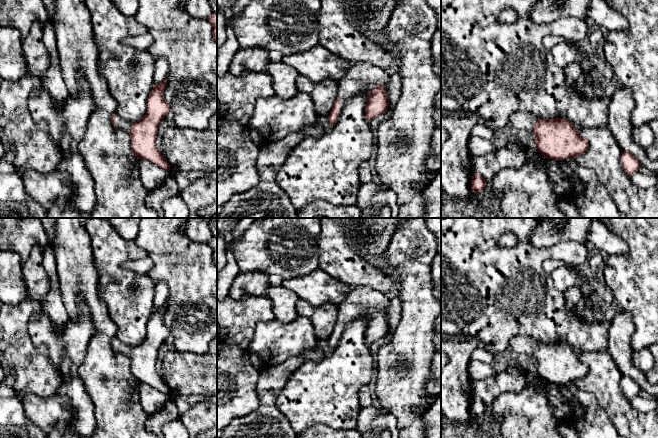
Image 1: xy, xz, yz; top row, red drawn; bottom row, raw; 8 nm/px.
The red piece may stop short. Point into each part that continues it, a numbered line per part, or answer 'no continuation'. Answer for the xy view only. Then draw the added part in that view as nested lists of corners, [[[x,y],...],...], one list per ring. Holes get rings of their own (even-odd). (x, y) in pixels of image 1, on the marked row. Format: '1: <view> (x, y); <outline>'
1: xy (121, 123); [[[116,114],[116,128],[122,129],[126,132],[128,132],[132,126],[132,122],[125,120],[124,118],[120,117],[118,114]]]

